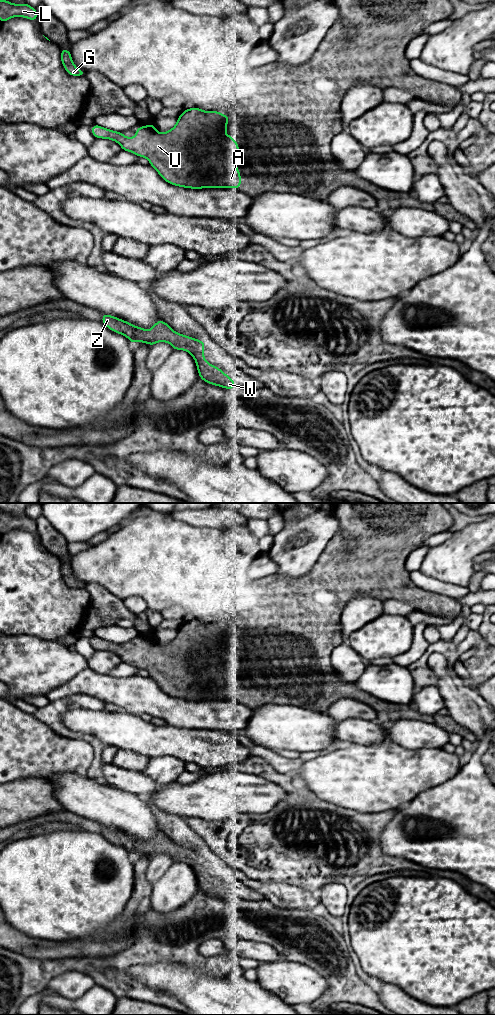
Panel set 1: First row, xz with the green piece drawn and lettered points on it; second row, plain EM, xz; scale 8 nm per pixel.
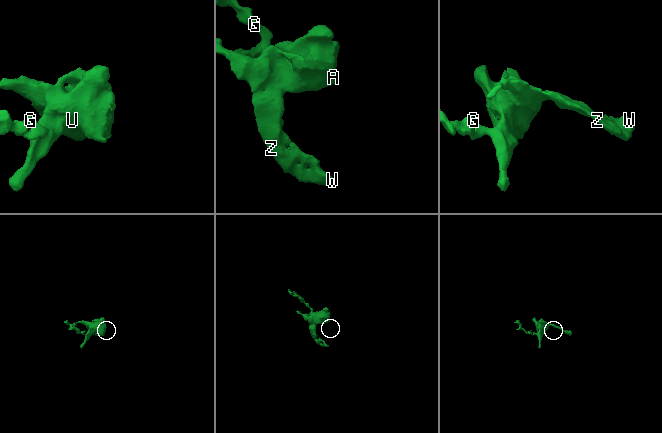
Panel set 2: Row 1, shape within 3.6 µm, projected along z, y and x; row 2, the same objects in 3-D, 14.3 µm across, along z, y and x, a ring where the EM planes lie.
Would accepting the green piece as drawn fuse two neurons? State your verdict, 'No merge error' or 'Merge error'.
No merge error

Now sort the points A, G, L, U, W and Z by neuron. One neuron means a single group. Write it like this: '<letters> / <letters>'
A G L U W Z

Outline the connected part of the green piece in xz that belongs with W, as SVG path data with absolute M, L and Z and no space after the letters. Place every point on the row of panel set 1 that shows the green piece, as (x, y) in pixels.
M102 314L102 323L115 333L126 336L130 343L142 342L153 346L157 342L167 342L174 350L185 350L196 362L199 377L215 386L233 389L236 383L216 365L209 364L204 357L205 343L200 339L175 332L163 320L157 321L150 330L135 326L115 316Z

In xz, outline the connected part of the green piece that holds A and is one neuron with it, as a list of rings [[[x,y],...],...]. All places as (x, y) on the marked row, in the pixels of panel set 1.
[[[197,107],[183,110],[176,125],[165,133],[159,133],[154,123],[136,128],[135,137],[125,137],[122,132],[113,131],[94,124],[91,132],[94,138],[117,142],[122,150],[132,152],[149,160],[163,180],[183,188],[236,188],[241,186],[241,175],[236,165],[240,154],[238,142],[226,135],[229,115],[219,111],[204,111]]]

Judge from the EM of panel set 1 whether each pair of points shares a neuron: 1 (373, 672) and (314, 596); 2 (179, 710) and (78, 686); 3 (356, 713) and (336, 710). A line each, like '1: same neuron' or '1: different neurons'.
1: different neurons
2: same neuron
3: same neuron

